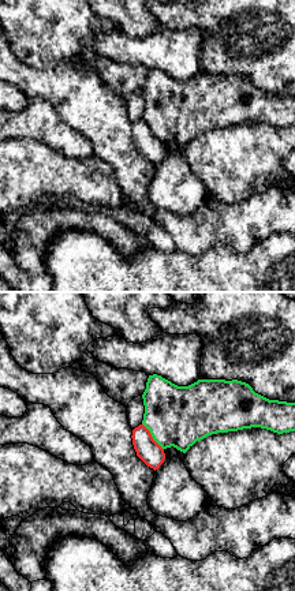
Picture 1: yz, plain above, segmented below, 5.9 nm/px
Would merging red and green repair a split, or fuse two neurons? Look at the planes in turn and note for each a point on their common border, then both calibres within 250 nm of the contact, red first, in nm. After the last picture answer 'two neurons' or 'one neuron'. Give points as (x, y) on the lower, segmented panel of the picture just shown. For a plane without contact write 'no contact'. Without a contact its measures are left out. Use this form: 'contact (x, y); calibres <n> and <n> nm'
contact (152, 437); calibres 140 and 360 nm

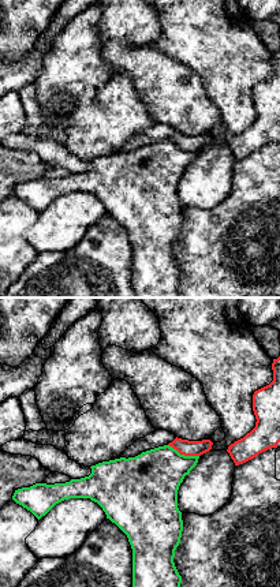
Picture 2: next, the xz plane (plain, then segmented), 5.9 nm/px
contact (183, 453); calibres 100 and 340 nm

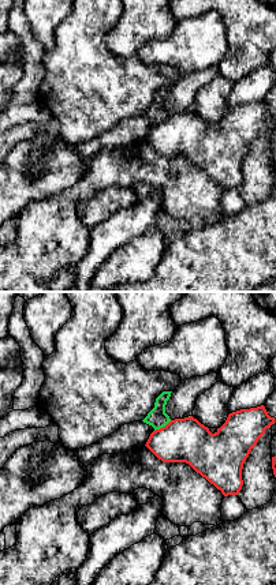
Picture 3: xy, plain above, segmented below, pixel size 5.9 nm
contact (163, 427); calibres 260 and 120 nm

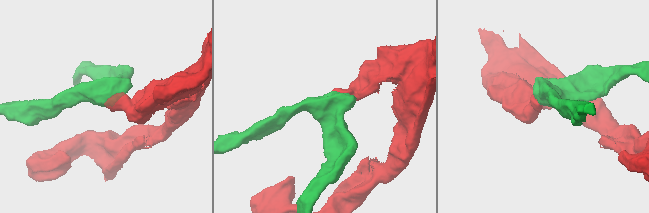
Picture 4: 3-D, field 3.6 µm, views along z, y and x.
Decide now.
two neurons

